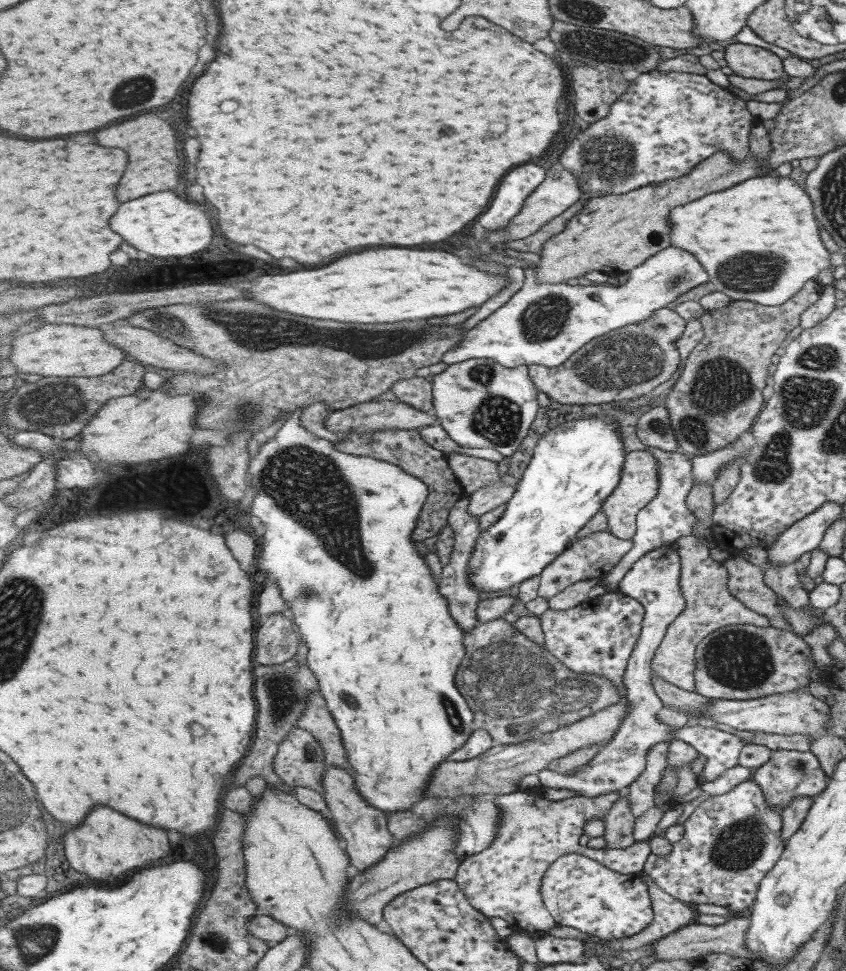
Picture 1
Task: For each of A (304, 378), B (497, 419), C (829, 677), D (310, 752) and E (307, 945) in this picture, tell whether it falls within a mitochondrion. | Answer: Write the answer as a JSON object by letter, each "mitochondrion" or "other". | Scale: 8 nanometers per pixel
{"A":"other","B":"mitochondrion","C":"other","D":"mitochondrion","E":"other"}

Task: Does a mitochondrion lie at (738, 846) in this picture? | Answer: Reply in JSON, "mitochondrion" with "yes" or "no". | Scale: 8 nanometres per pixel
{"mitochondrion":"yes"}

